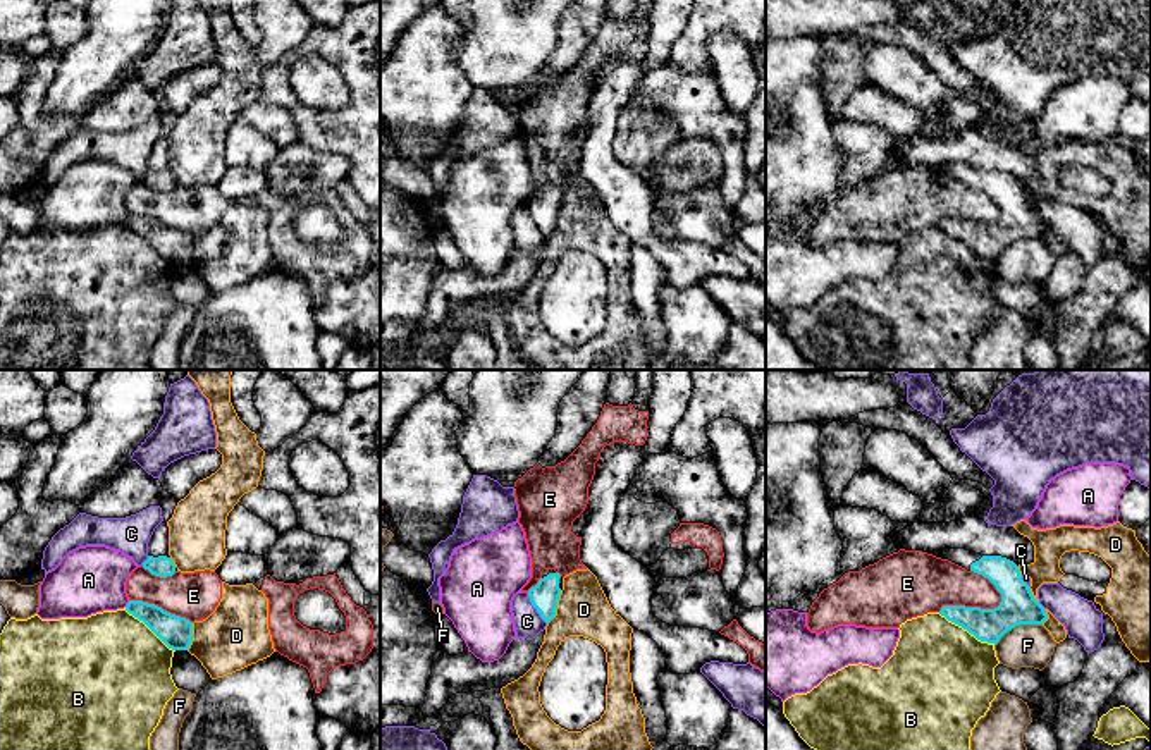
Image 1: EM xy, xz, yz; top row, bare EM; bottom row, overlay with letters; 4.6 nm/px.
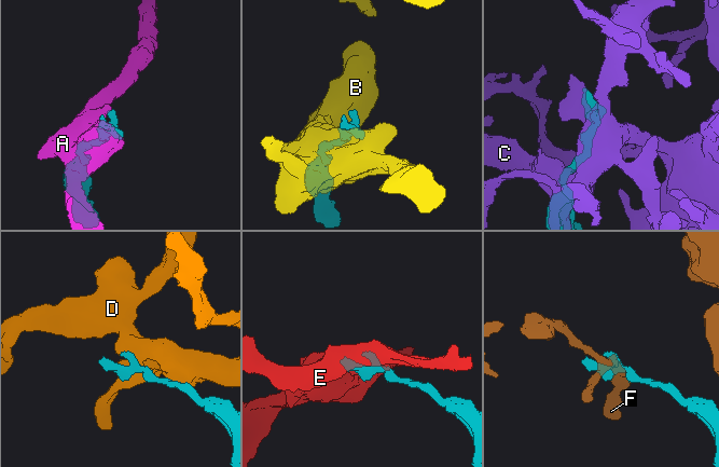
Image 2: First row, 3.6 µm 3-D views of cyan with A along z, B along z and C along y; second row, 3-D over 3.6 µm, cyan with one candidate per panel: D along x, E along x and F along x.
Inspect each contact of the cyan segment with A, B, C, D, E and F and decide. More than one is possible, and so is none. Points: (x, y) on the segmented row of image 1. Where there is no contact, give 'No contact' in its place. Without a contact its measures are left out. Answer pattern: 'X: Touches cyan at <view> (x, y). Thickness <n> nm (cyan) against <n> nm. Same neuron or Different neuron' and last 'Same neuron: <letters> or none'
A: Touches cyan at xy (128, 604). Thickness 150 nm (cyan) against 320 nm. Different neuron
B: Touches cyan at yz (967, 630). Thickness 160 nm (cyan) against 480 nm. Different neuron
C: Touches cyan at xz (534, 606). Thickness 140 nm (cyan) against 130 nm. Different neuron
D: Touches cyan at xz (556, 608). Thickness 140 nm (cyan) against 240 nm. Different neuron
E: Touches cyan at yz (972, 608). Thickness 170 nm (cyan) against 260 nm. Different neuron
F: Touches cyan at yz (1017, 625). Thickness 170 nm (cyan) against 200 nm. Different neuron
Same neuron: none

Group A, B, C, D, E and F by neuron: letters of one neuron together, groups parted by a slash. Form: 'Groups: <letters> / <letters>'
Groups: A / B / C / D / E / F

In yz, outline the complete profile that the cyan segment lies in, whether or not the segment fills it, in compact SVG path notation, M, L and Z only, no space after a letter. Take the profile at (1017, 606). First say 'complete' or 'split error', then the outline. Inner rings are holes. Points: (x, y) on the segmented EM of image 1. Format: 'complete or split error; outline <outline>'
split error; outline M943 549L932 556L982 575L1001 593L1001 602L994 609L965 606L941 607L941 616L962 626L977 640L996 645L1012 628L1043 624L1048 619L1044 607L1034 599L1013 561L1001 556L981 556L967 549Z

